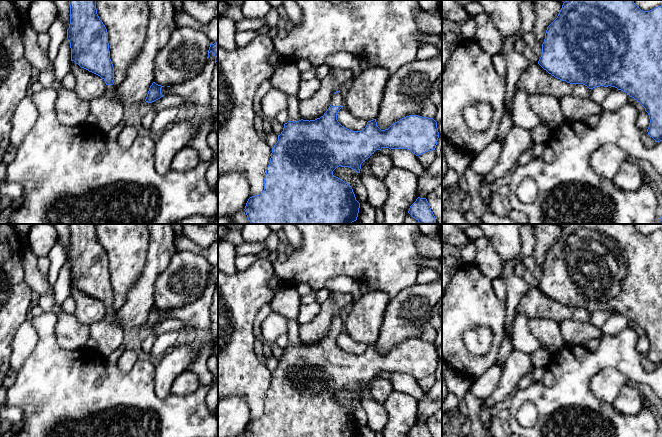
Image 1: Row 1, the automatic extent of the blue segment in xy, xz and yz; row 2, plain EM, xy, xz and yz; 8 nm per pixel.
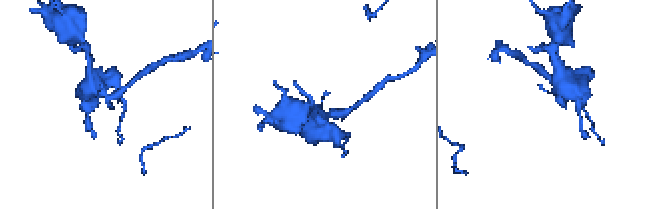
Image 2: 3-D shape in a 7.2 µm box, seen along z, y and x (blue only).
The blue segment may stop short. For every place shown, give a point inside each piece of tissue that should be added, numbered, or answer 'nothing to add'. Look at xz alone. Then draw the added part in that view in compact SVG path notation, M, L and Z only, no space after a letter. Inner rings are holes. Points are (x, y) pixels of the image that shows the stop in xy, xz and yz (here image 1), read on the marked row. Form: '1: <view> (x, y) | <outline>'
1: xz (336, 99) | M339 92L334 94L330 105L331 106L344 106L341 103L341 99L342 99L342 95Z

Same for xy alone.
1: xy (109, 112) | M115 84L106 85L104 94L90 101L90 114L98 121L98 128L107 133L124 118L124 105L114 98Z

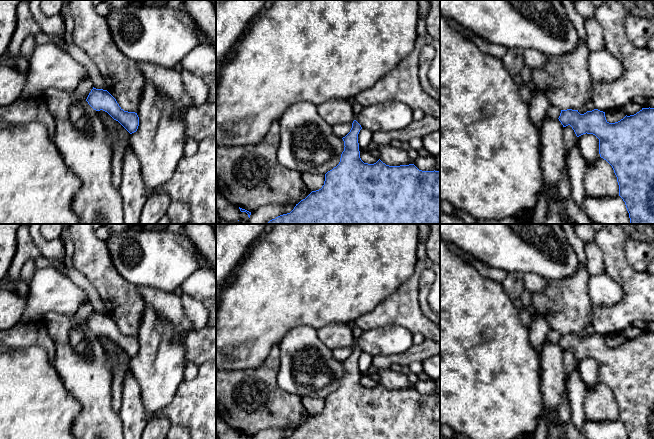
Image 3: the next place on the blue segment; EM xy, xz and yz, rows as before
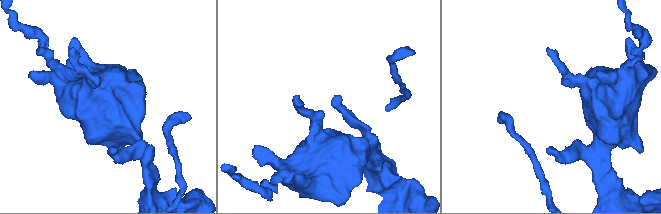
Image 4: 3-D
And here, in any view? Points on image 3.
nothing to add

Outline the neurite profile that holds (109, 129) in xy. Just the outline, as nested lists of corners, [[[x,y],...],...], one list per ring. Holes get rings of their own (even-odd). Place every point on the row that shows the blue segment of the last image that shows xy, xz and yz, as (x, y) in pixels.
[[[103,110],[98,111],[98,115],[103,120],[104,129],[105,129],[105,132],[106,132],[106,141],[107,141],[107,144],[113,150],[114,144],[116,142],[116,134],[114,132],[114,126],[104,122],[104,118],[108,117],[110,115],[107,112],[103,111]]]

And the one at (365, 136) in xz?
[[[362,128],[358,134],[359,148],[367,149],[372,147],[372,134],[373,132]]]

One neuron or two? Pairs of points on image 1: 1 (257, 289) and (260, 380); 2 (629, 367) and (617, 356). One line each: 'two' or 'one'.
1: one
2: one

